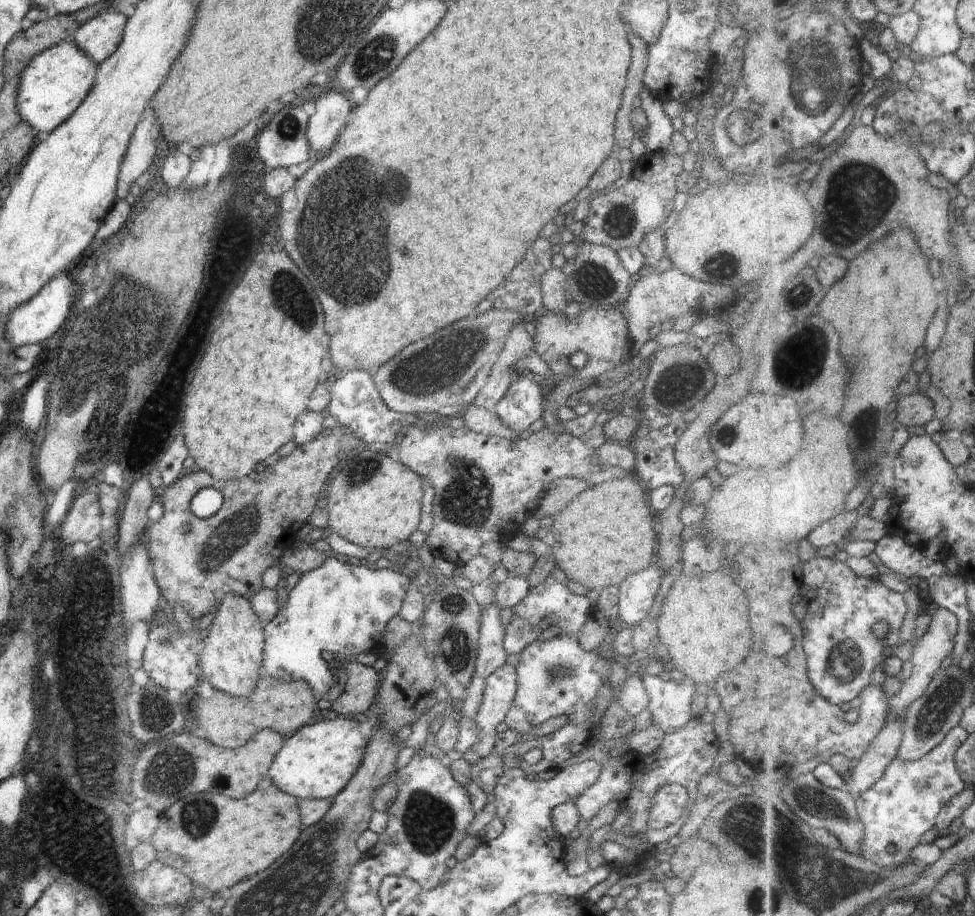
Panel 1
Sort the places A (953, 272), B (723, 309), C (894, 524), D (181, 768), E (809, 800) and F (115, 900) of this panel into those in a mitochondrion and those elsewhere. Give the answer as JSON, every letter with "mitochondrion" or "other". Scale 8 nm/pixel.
{"A":"other","B":"other","C":"other","D":"mitochondrion","E":"mitochondrion","F":"other"}

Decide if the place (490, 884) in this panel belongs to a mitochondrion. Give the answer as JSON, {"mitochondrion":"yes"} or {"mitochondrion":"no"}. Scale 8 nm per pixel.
{"mitochondrion":"yes"}

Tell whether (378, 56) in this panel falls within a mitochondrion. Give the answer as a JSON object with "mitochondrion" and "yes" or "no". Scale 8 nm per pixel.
{"mitochondrion":"yes"}

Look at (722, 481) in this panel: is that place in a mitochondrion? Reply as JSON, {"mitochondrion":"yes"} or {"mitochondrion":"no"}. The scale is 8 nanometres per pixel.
{"mitochondrion":"no"}

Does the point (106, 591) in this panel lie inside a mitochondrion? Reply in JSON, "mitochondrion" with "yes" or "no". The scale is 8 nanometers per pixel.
{"mitochondrion":"no"}

